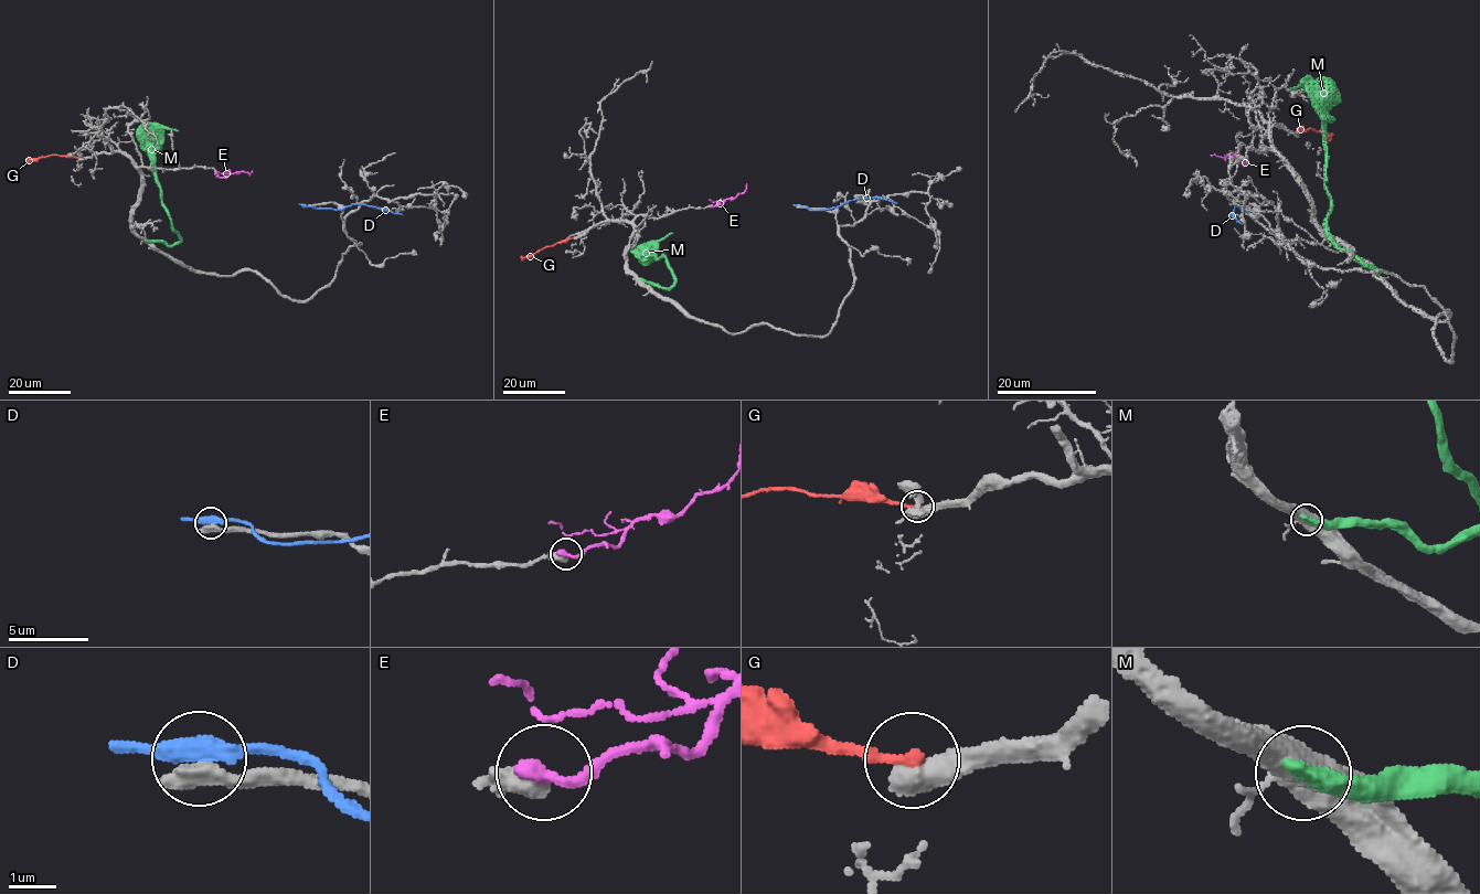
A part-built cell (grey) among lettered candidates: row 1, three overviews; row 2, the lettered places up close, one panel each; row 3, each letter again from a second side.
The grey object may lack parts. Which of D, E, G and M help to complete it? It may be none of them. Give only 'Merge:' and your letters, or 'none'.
Merge: E

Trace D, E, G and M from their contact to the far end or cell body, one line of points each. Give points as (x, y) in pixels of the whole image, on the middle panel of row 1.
D: (799, 206), (824, 210), (850, 200), (873, 198), (897, 203)
E: (712, 205), (742, 193), (746, 183)
G: (576, 237), (521, 257)
M: (639, 278), (670, 287), (674, 275), (663, 257), (649, 256), (658, 242), (672, 233)

